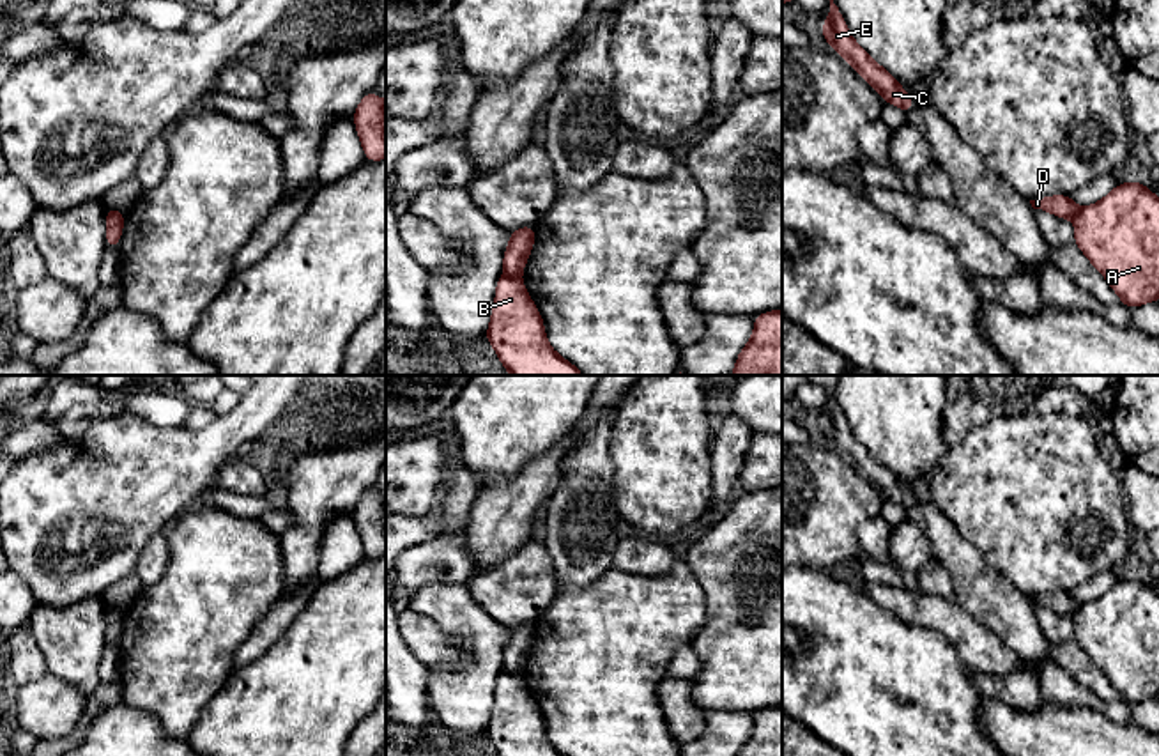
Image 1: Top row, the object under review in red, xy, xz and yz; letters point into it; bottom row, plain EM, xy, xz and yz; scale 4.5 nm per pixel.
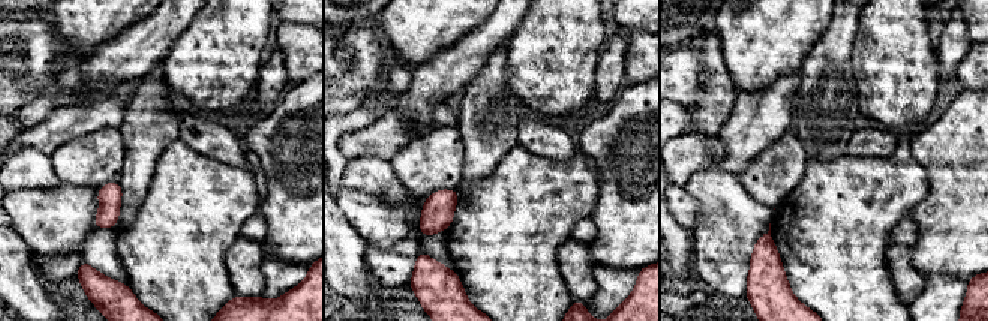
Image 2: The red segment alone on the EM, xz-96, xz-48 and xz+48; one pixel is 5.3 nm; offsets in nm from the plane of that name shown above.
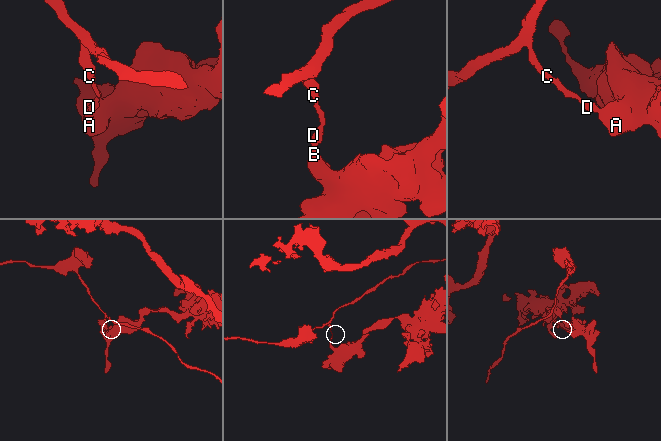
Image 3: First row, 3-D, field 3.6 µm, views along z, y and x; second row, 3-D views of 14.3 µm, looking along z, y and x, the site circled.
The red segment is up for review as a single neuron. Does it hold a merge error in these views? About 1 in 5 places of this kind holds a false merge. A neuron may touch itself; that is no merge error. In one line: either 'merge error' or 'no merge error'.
merge error

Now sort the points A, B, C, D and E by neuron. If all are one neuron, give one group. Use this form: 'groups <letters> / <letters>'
groups A B / C D E

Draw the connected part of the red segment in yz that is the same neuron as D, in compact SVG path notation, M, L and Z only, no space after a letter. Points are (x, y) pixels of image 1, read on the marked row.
M1067 195L1042 197L1037 200L1030 200L1030 204L1033 209L1048 211L1063 220L1074 220L1079 211L1076 202Z

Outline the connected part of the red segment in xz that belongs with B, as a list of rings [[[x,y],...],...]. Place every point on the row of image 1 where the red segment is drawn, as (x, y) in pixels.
[[[520,276],[499,278],[485,338],[511,375],[584,375],[549,345],[541,315]]]

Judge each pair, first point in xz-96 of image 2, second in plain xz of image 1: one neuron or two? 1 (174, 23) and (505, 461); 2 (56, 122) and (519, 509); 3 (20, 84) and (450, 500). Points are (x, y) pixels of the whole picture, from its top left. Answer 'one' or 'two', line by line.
1: two
2: two
3: two

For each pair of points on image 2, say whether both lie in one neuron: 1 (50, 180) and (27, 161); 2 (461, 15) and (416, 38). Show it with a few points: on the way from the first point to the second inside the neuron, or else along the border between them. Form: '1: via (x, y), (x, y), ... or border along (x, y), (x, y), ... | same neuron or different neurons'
1: via (44, 176), (33, 167) | same neuron
2: via (450, 15), (438, 15), (426, 27) | same neuron

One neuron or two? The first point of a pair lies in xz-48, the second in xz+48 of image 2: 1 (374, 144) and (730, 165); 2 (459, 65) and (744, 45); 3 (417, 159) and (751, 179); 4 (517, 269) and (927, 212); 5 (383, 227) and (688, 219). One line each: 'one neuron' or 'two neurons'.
1: two neurons
2: two neurons
3: one neuron
4: two neurons
5: one neuron

